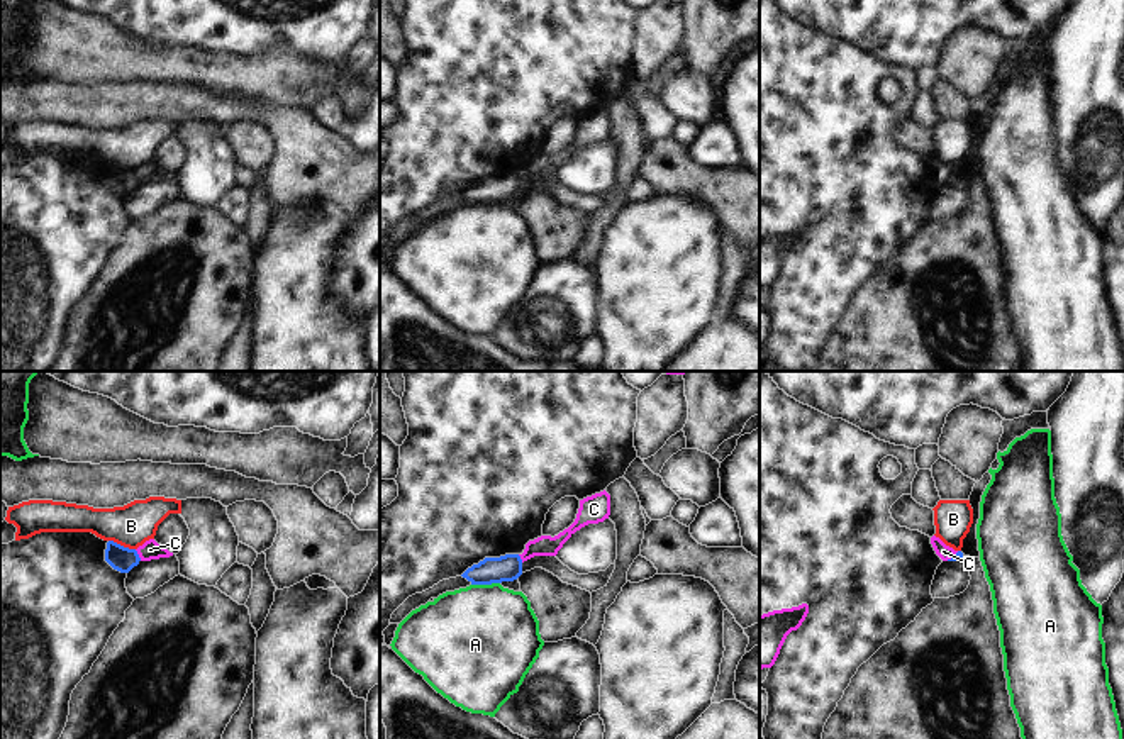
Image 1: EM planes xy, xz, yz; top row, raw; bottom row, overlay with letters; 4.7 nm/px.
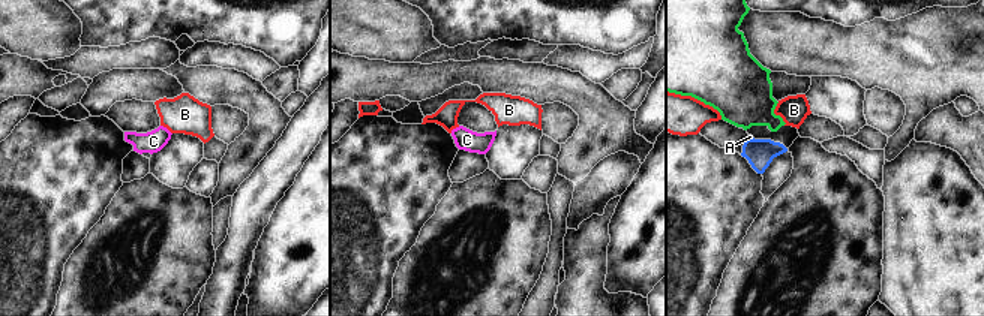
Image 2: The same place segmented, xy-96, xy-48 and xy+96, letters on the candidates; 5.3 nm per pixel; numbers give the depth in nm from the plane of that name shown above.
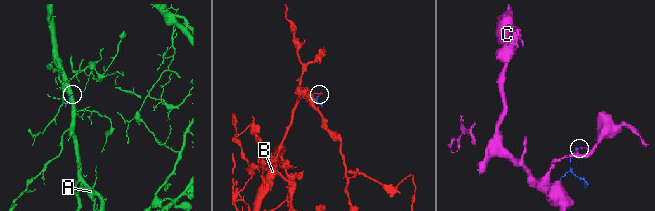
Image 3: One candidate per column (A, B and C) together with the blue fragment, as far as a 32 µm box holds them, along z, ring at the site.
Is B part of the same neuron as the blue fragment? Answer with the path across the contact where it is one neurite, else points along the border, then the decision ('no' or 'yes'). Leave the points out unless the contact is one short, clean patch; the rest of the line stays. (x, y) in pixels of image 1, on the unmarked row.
border along xy (109, 160), (134, 170); no

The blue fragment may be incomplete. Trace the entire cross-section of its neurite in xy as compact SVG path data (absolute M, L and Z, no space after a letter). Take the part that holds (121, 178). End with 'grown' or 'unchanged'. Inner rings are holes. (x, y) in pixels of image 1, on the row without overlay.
M114 161L107 163L105 181L120 193L129 193L139 185L141 178L136 169L124 168Z; unchanged

